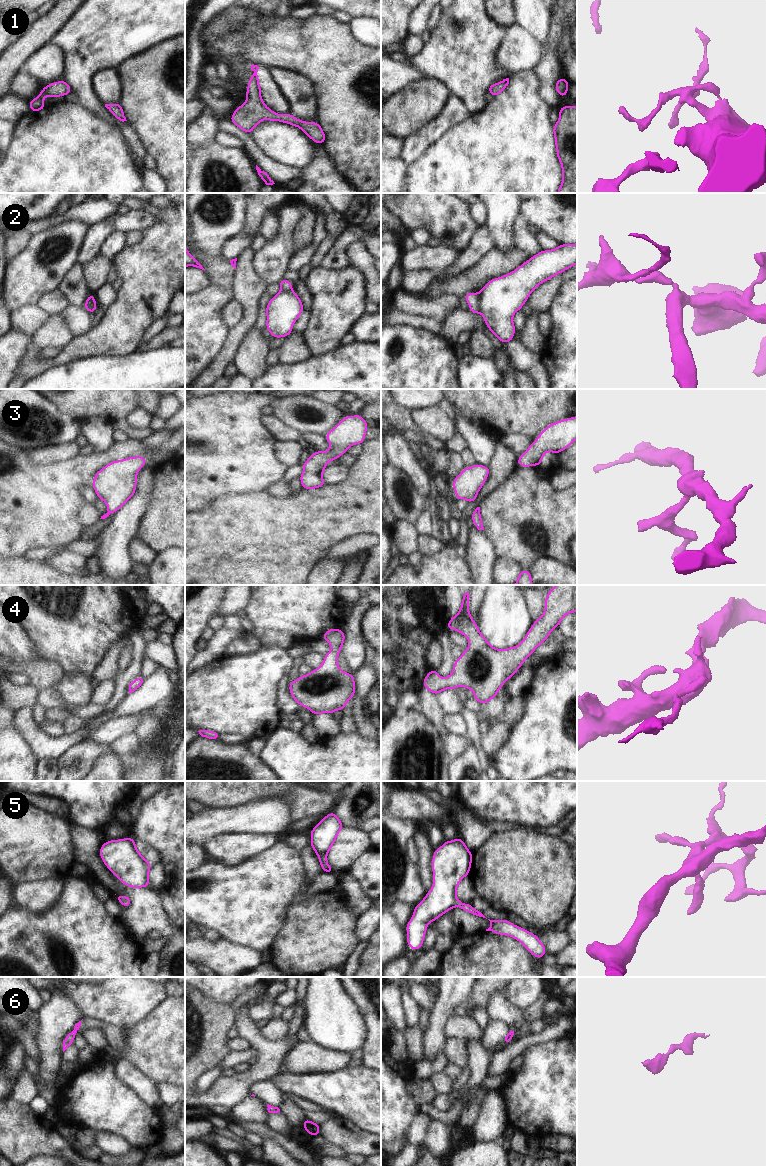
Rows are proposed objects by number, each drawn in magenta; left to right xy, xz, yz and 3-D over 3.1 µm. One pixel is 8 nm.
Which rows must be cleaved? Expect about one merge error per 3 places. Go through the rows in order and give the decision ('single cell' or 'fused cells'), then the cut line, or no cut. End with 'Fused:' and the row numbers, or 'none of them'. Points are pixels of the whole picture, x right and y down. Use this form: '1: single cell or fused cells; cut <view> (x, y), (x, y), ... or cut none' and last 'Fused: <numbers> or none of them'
1: single cell; cut none
2: fused cells; cut xy (90, 299), (93, 305), (91, 312)
3: single cell; cut none
4: single cell; cut none
5: single cell; cut none
6: single cell; cut none
Fused: 2

